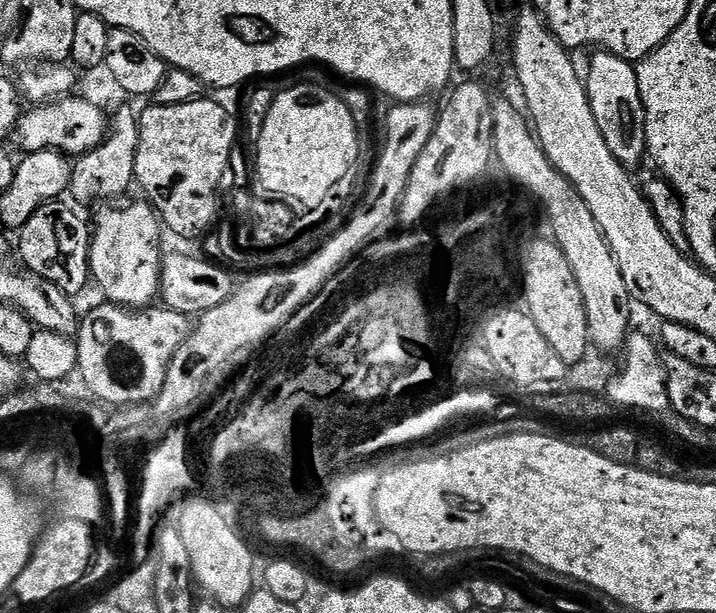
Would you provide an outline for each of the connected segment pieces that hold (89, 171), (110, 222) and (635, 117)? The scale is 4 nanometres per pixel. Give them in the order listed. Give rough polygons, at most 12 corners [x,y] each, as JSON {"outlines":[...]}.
{"outlines":[[[124,106],[72,164],[75,203],[112,202],[136,179],[139,117]],[[147,202],[104,206],[90,276],[103,299],[147,308],[162,224]],[[596,50],[590,110],[616,161],[647,155],[636,64]]]}

